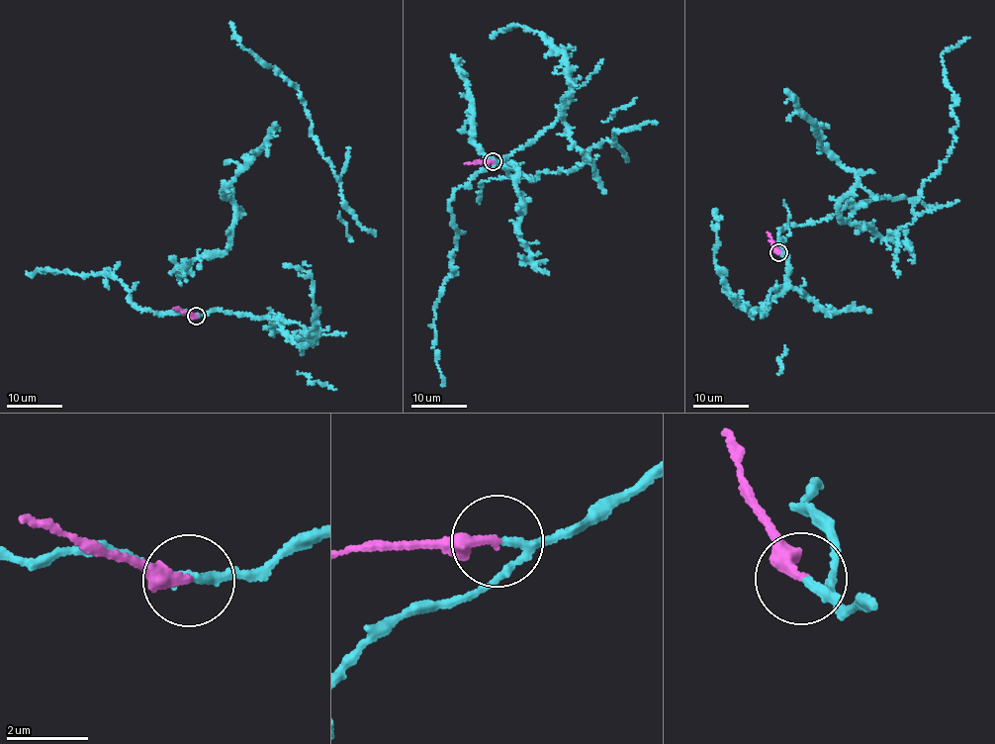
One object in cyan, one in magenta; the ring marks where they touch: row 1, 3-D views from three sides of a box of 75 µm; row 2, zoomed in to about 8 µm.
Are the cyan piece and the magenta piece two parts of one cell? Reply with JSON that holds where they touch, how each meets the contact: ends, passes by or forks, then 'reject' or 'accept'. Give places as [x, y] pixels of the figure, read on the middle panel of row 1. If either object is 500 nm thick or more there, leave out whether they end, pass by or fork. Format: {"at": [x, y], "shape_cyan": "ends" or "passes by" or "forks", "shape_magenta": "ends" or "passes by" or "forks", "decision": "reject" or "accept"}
{"at": [493, 161], "shape_cyan": "passes by", "shape_magenta": "ends", "decision": "accept"}

